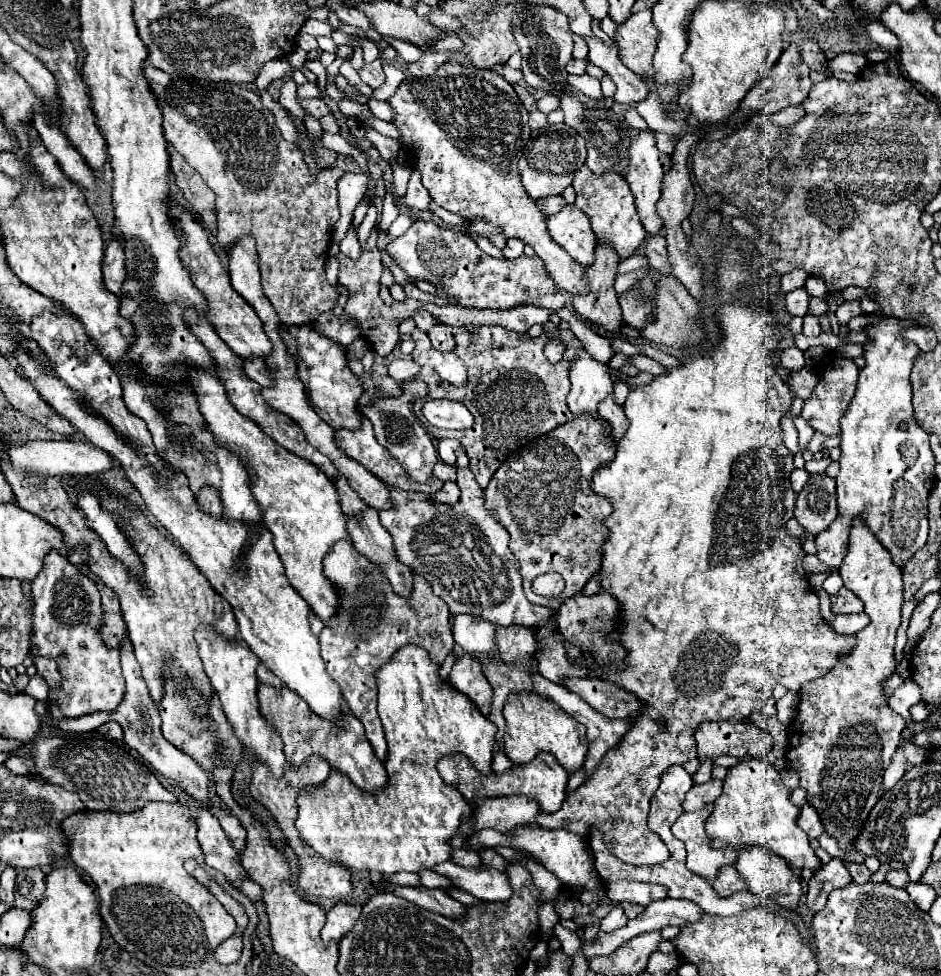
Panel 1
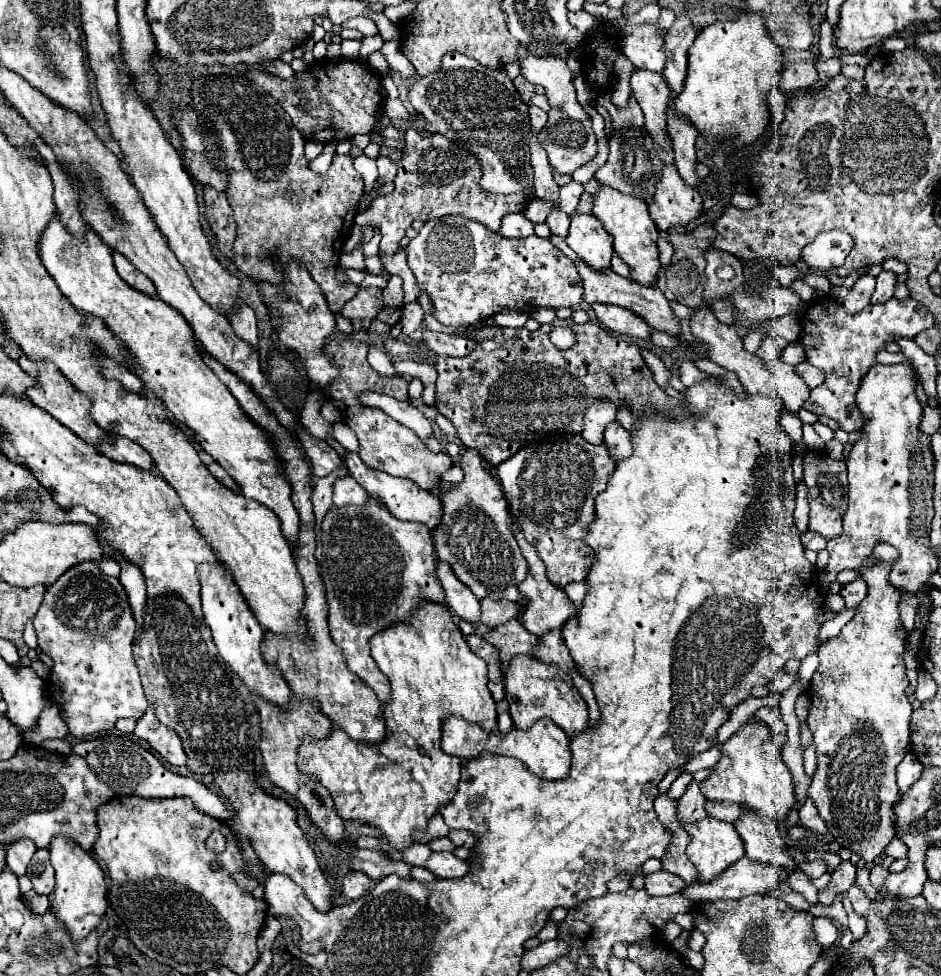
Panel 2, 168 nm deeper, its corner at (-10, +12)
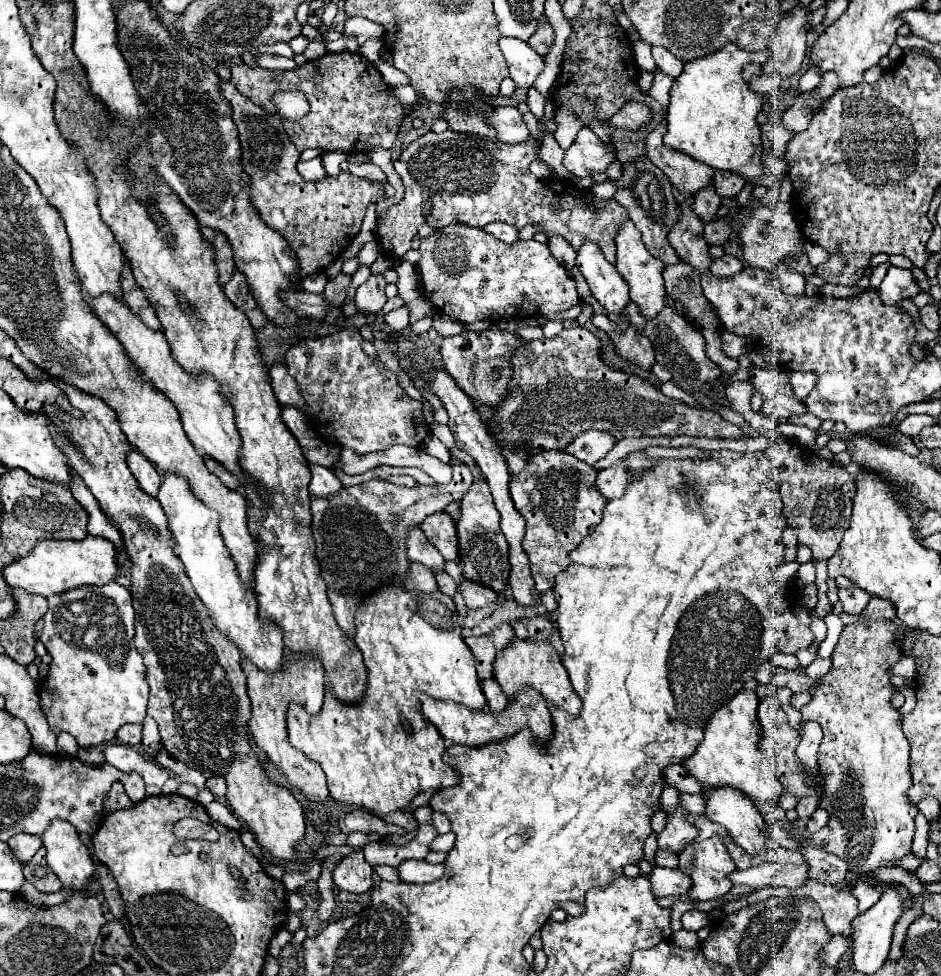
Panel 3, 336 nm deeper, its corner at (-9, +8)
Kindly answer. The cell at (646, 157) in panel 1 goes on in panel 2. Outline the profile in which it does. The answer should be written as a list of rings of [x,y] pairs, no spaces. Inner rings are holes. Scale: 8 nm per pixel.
[[[666,165],[660,187],[654,195],[654,203],[648,209],[660,231],[672,231],[688,225],[700,215],[702,197],[694,187],[684,183],[672,165]]]

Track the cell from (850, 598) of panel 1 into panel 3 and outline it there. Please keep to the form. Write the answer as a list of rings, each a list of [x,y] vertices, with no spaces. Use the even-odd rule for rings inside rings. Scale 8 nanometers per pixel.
[[[849,587],[849,589],[839,589],[839,601],[843,603],[843,611],[861,615],[861,611],[867,607],[871,595],[867,591],[859,591],[859,587]]]

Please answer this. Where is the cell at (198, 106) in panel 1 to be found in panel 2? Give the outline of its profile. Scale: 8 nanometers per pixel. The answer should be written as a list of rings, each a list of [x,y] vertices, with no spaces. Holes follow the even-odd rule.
[[[212,75],[210,83],[196,79],[190,97],[198,111],[208,111],[216,127],[216,139],[226,151],[224,161],[230,171],[226,195],[238,223],[234,265],[256,281],[280,285],[280,265],[296,259],[322,287],[328,307],[334,313],[342,311],[344,303],[358,291],[354,283],[340,285],[336,281],[338,259],[350,237],[364,189],[362,175],[354,169],[352,159],[348,155],[336,155],[330,171],[316,175],[308,167],[304,139],[292,125],[292,119],[288,119],[288,113],[246,77]],[[270,251],[274,251],[272,257],[268,257]]]

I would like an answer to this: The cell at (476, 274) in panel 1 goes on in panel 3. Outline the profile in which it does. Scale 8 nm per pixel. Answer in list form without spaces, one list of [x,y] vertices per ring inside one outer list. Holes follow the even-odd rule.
[[[453,223],[453,225],[447,225],[447,227],[441,227],[441,229],[435,229],[431,235],[423,237],[421,239],[421,247],[419,247],[419,253],[421,253],[421,259],[417,263],[417,271],[419,271],[419,277],[421,277],[421,283],[423,283],[423,295],[433,303],[433,307],[439,311],[439,313],[445,313],[447,317],[459,321],[459,323],[475,323],[475,321],[489,321],[489,323],[497,323],[497,321],[503,321],[503,319],[525,319],[525,317],[549,317],[553,313],[563,313],[571,307],[575,307],[579,303],[579,295],[577,295],[577,289],[575,289],[575,281],[569,277],[567,269],[551,255],[549,247],[545,243],[539,243],[535,239],[529,239],[529,241],[517,241],[517,243],[503,243],[499,239],[495,239],[493,235],[485,233],[483,229],[477,229],[477,227],[469,227],[469,225],[461,225],[461,223]]]

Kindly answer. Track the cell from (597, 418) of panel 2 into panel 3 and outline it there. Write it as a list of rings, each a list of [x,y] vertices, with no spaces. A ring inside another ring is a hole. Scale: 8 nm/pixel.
[[[591,429],[591,431],[585,431],[583,435],[577,435],[565,451],[573,453],[585,463],[595,465],[613,449],[613,445],[615,445],[615,439],[611,439],[611,435],[607,435],[605,431]]]

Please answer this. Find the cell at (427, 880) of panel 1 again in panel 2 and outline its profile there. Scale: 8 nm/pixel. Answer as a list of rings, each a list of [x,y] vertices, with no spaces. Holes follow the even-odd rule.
[[[414,843],[402,851],[402,859],[408,865],[420,865],[420,867],[426,863],[428,855],[430,855],[430,849],[428,845],[422,845],[422,843]]]

